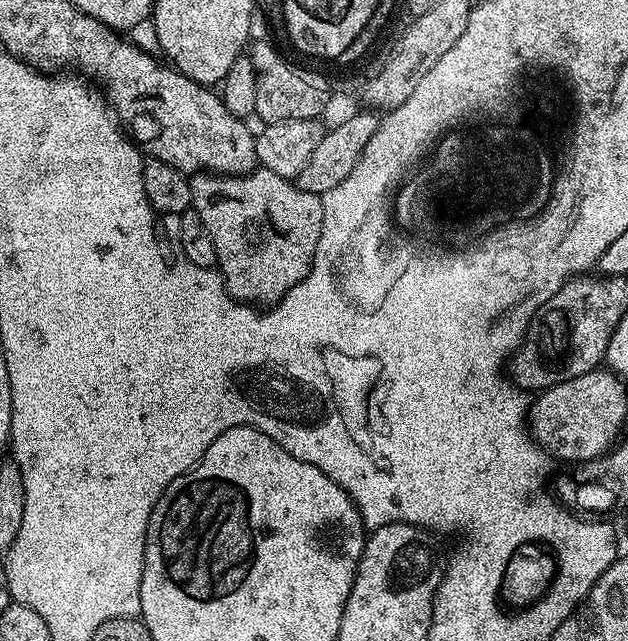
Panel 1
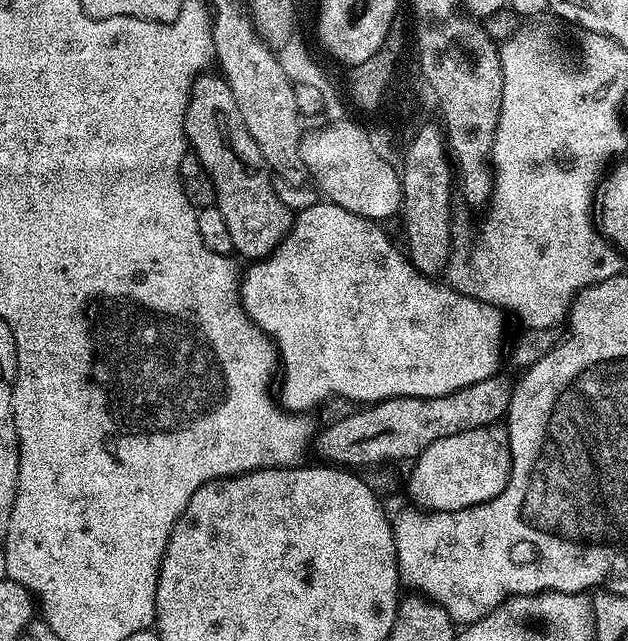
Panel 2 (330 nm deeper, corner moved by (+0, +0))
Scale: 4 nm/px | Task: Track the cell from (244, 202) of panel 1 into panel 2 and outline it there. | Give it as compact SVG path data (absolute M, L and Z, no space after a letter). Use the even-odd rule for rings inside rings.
M201 74L192 83L192 91L188 93L184 129L188 135L188 146L202 162L206 174L214 182L216 203L214 207L222 210L222 218L226 218L226 227L230 229L230 238L234 242L234 252L238 257L245 256L245 261L255 262L269 256L282 242L284 235L292 226L293 209L287 208L276 196L276 185L273 173L262 158L262 150L258 150L258 142L250 138L250 130L246 130L246 122L242 122L242 114L238 114L238 102L234 102L234 94L230 94L230 86L219 74Z

